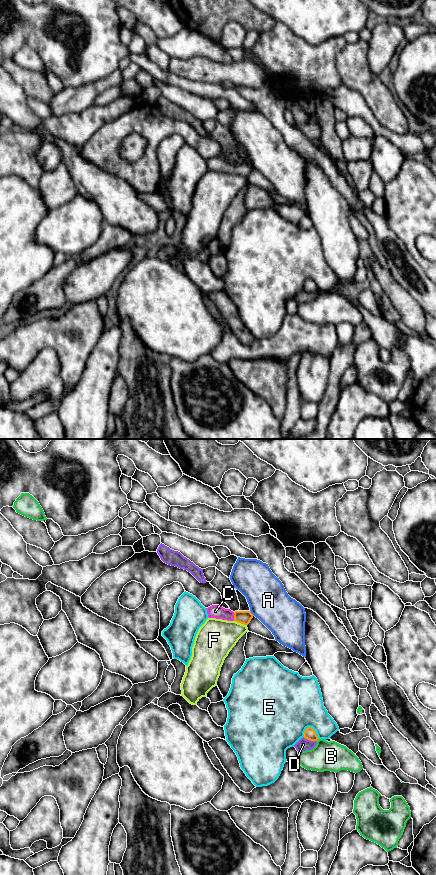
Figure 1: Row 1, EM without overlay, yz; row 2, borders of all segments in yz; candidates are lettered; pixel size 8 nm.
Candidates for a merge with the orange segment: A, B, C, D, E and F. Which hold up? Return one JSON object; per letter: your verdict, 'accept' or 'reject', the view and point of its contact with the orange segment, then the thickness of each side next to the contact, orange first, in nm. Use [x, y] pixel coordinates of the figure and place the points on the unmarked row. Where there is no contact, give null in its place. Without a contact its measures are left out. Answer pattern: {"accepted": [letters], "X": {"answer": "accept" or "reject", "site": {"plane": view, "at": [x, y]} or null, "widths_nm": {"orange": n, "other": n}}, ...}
{"accepted": ["C"], "A": {"answer": "reject", "site": {"plane": "yz", "at": [251, 165]}, "widths_nm": {"orange": 110, "other": 320}}, "B": {"answer": "reject", "site": null}, "C": {"answer": "accept", "site": {"plane": "yz", "at": [234, 168]}, "widths_nm": {"orange": 110, "other": 110}}, "D": {"answer": "reject", "site": {"plane": "yz", "at": [310, 292]}, "widths_nm": {"orange": 100, "other": 100}}, "E": {"answer": "reject", "site": {"plane": "yz", "at": [314, 282]}, "widths_nm": {"orange": 100, "other": 400}}, "F": {"answer": "reject", "site": {"plane": "yz", "at": [240, 174]}, "widths_nm": {"orange": 110, "other": 300}}}

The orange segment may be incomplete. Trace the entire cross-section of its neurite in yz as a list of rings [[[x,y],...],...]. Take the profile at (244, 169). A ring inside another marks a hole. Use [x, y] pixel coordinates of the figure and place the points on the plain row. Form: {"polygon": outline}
{"polygon": [[[212,157],[207,161],[209,170],[222,171],[227,173],[236,173],[238,175],[248,177],[253,170],[251,163],[231,163],[230,161],[225,161],[220,157]]]}

